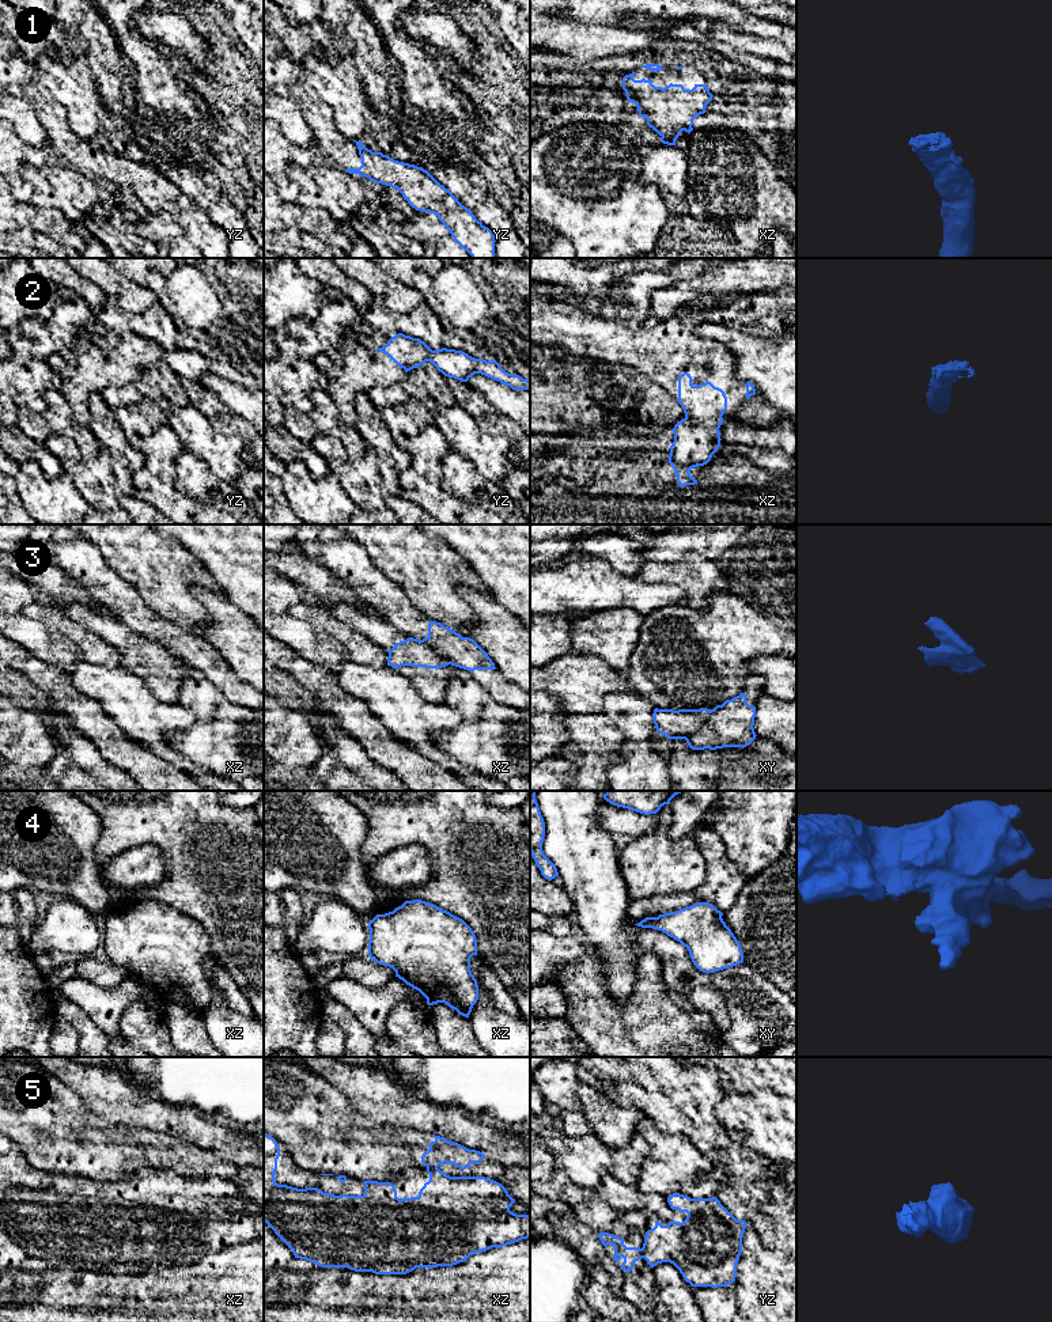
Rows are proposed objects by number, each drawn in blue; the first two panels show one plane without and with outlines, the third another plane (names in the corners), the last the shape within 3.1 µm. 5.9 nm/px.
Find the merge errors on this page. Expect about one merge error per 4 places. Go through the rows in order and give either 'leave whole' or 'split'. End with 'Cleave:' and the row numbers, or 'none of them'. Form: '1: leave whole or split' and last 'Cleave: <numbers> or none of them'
1: leave whole
2: leave whole
3: split
4: leave whole
5: split
Cleave: 3, 5

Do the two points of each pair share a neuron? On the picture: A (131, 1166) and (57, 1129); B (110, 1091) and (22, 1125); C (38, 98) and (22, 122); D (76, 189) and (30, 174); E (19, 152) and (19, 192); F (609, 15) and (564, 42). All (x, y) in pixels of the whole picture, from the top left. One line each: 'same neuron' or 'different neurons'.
A: same neuron
B: different neurons
C: different neurons
D: same neuron
E: same neuron
F: different neurons

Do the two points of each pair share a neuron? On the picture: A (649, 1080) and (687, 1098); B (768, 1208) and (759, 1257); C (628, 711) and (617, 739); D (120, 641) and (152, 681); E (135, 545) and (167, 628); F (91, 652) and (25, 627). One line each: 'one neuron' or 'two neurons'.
A: one neuron
B: one neuron
C: two neurons
D: one neuron
E: two neurons
F: two neurons

